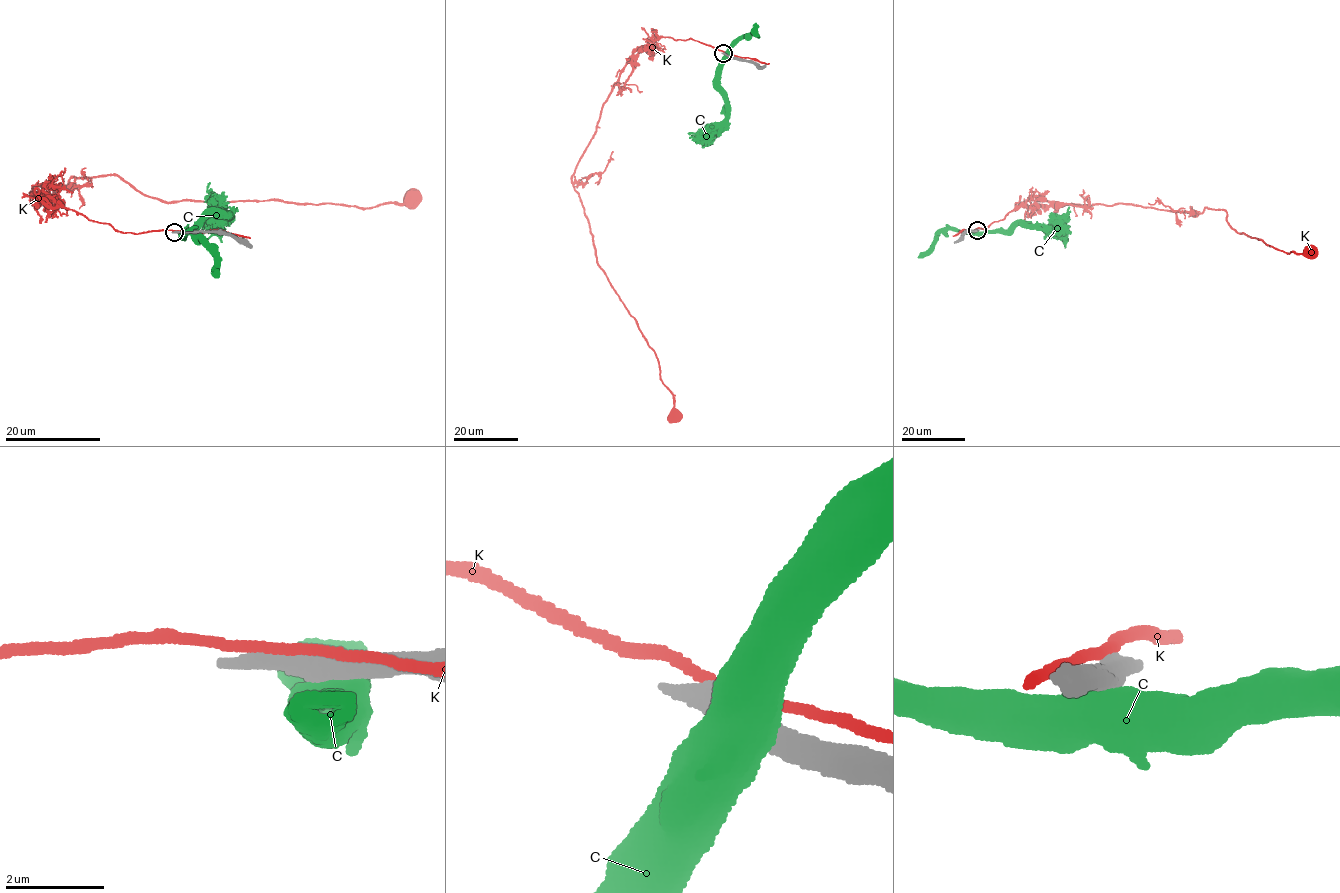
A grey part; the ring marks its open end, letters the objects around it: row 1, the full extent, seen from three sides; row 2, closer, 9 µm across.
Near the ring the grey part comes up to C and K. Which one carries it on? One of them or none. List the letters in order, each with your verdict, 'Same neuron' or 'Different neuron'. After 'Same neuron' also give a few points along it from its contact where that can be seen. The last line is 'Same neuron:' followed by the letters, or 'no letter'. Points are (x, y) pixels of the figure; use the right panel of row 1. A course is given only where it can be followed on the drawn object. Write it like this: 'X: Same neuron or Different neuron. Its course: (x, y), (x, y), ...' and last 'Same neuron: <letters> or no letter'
C: Different neuron
K: Different neuron
Same neuron: no letter

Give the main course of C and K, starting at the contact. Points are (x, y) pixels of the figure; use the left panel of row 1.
C: (183, 234), (187, 229), (200, 227), (211, 215), (226, 215), (214, 207), (208, 190), (210, 182)
K: (177, 231), (116, 231), (33, 187), (114, 175), (164, 203), (409, 200)

